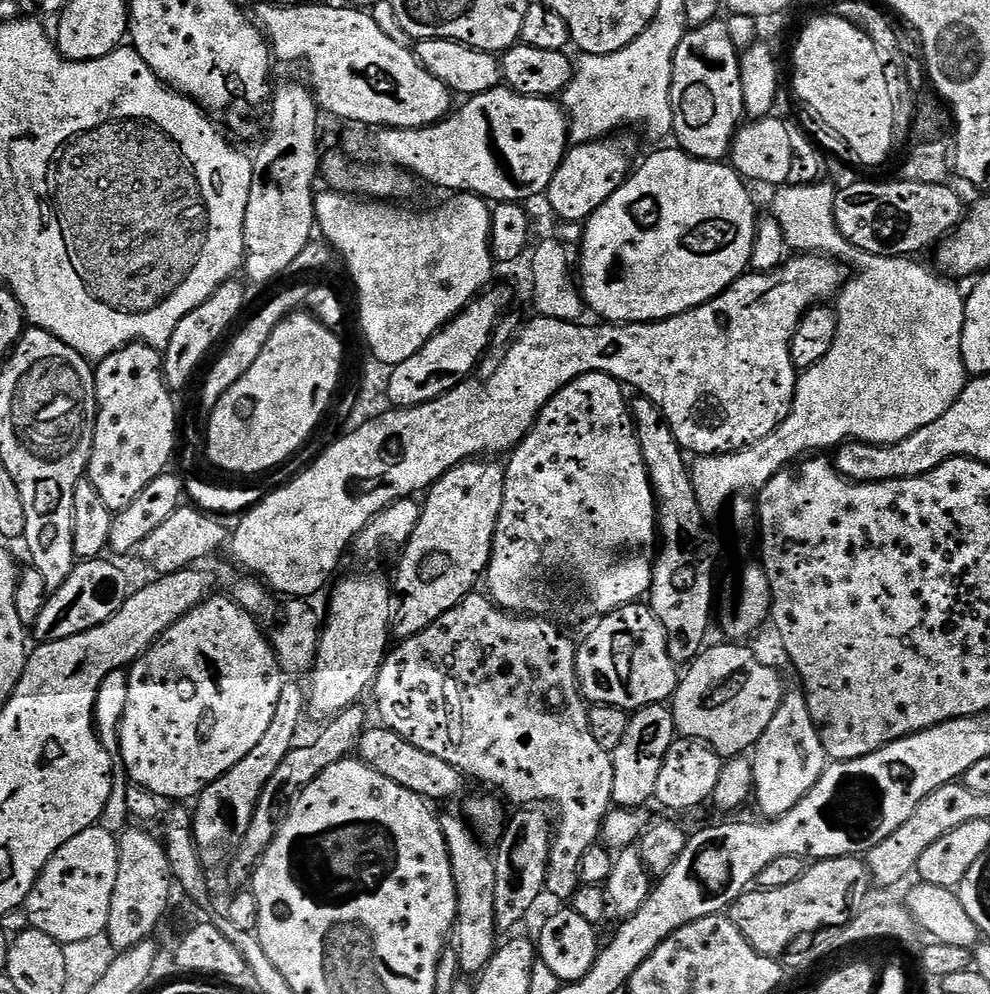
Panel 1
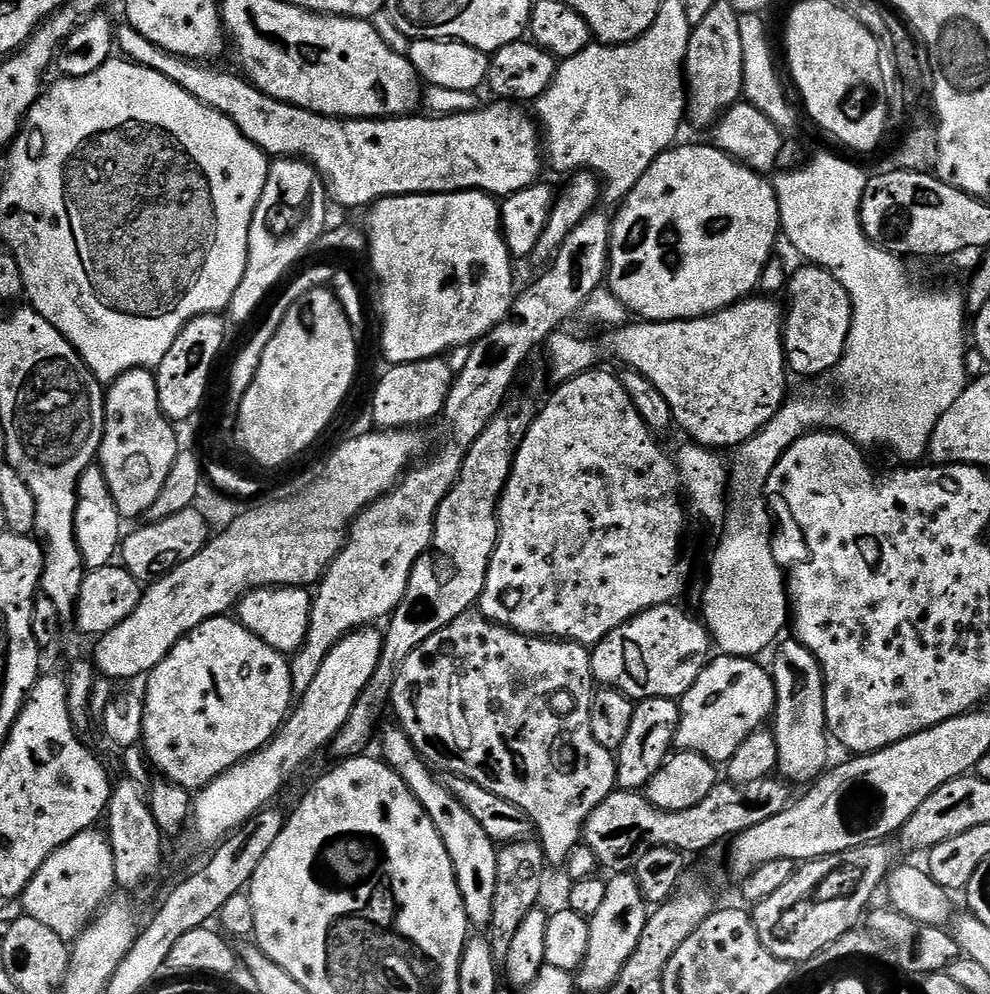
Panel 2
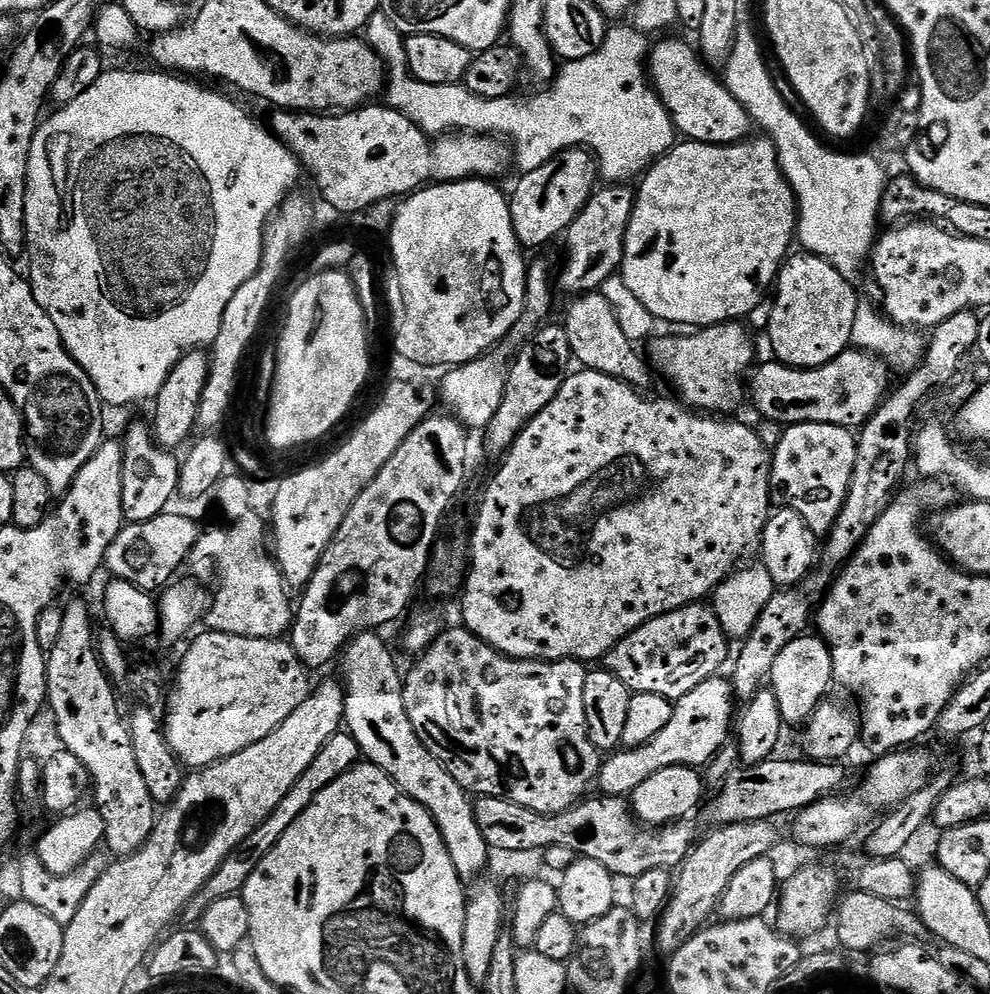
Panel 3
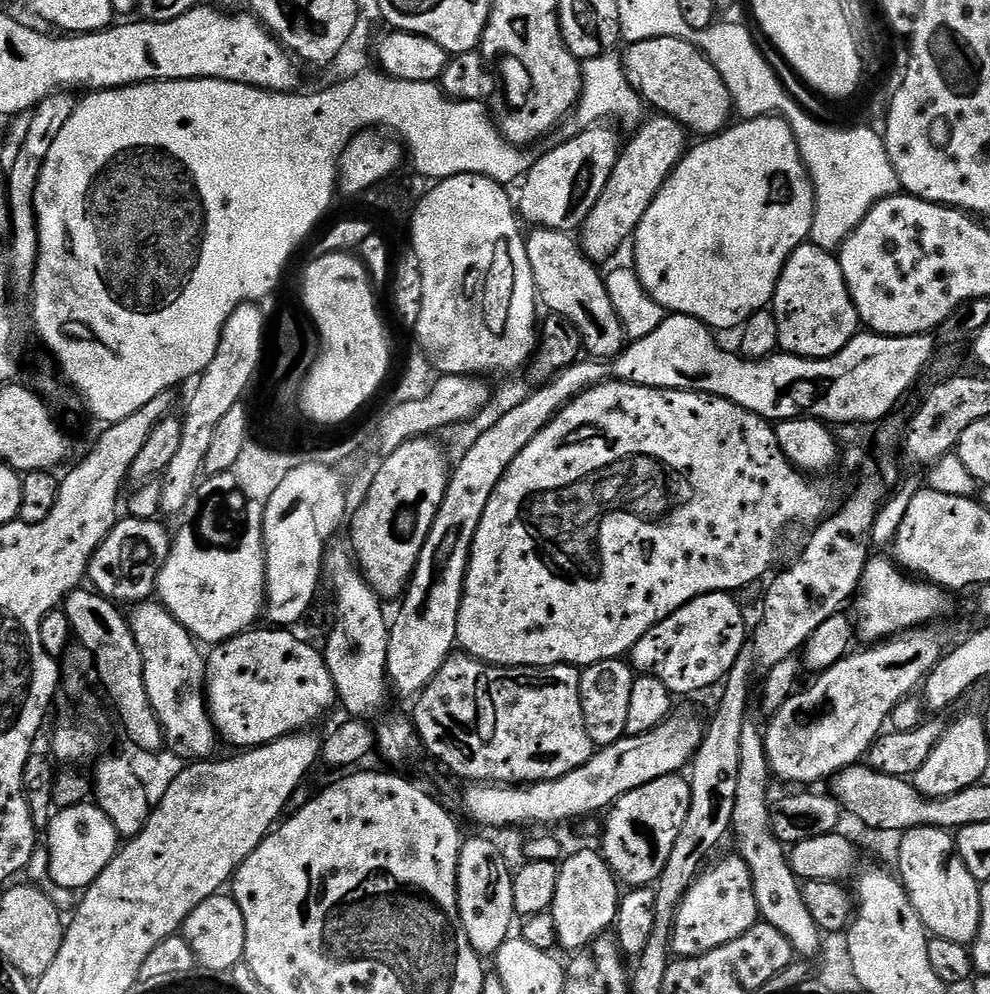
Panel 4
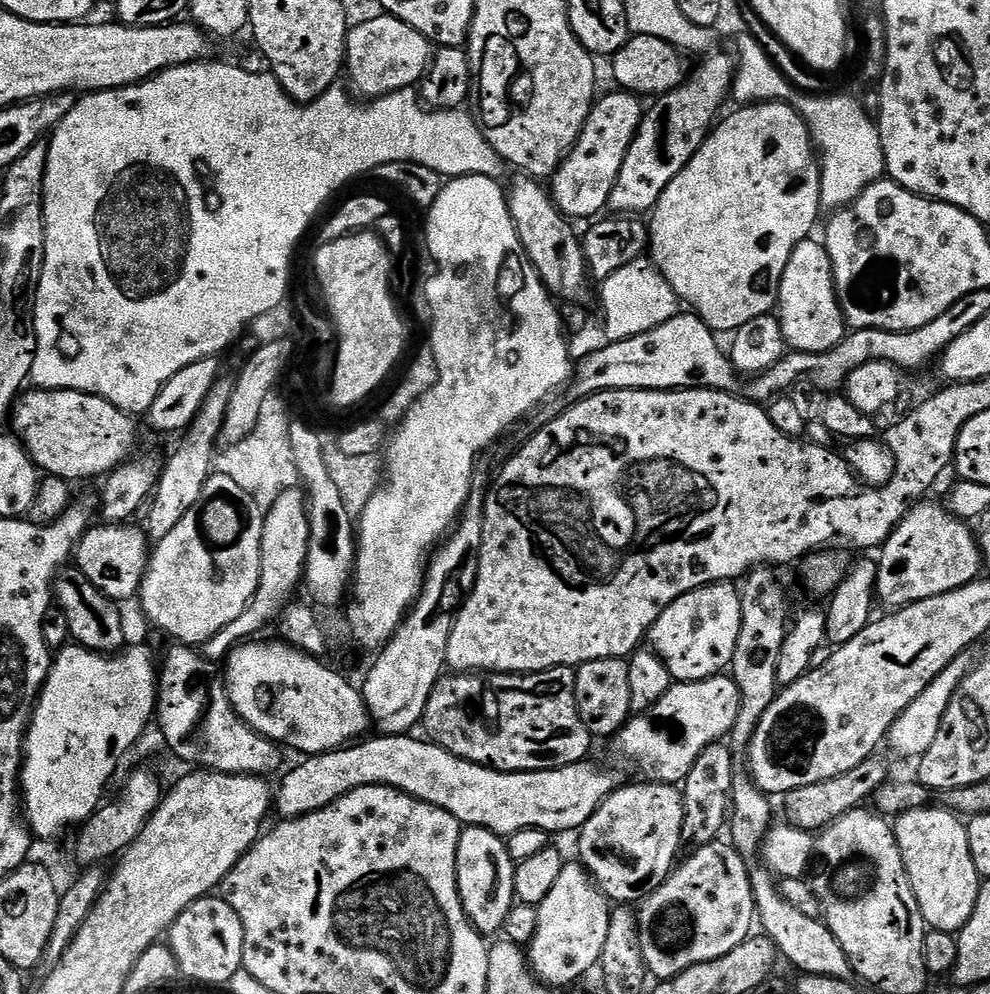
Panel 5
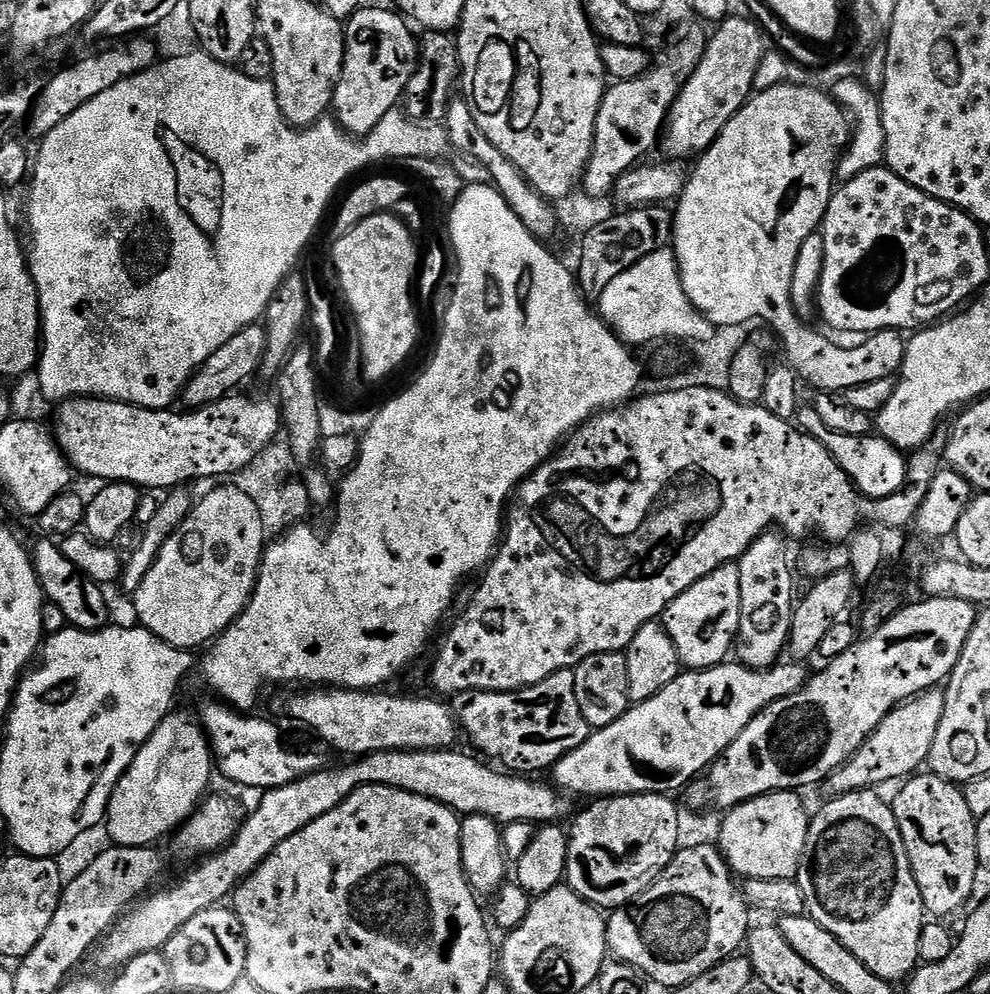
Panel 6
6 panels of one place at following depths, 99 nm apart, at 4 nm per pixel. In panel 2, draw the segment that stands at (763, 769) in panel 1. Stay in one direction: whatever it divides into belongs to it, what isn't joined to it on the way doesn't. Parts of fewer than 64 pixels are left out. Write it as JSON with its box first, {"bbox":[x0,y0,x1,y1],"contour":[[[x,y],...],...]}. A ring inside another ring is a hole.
{"bbox":[770,638,830,782],"contour":[[[795,638],[781,639],[775,652],[770,671],[772,681],[776,683],[776,711],[770,730],[776,735],[778,772],[788,782],[812,782],[825,771],[829,763],[830,737],[824,709],[824,676],[814,654]]]}

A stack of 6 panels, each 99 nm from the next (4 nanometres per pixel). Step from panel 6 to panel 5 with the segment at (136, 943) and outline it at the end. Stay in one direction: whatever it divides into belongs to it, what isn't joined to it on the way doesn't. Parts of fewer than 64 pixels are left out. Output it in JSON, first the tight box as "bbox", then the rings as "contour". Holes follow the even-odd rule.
{"bbox":[274,734,618,838],"contour":[[[379,734],[373,735],[373,740],[369,738],[361,739],[359,742],[353,743],[351,746],[345,746],[342,748],[335,748],[333,752],[323,752],[317,756],[309,756],[301,759],[301,764],[281,782],[280,788],[278,784],[278,791],[274,796],[274,808],[278,813],[281,812],[281,817],[284,818],[295,818],[298,816],[309,816],[311,812],[317,812],[322,810],[326,806],[330,806],[338,798],[342,798],[346,794],[350,794],[354,790],[358,790],[362,786],[390,786],[396,788],[399,792],[405,792],[407,796],[412,796],[415,800],[421,800],[426,802],[430,806],[438,806],[442,810],[446,810],[451,814],[457,822],[462,826],[469,828],[485,828],[491,832],[496,832],[498,835],[505,838],[509,838],[515,835],[516,832],[526,831],[528,828],[536,828],[538,831],[546,831],[549,834],[556,834],[556,832],[572,832],[575,833],[577,830],[584,827],[585,822],[595,814],[600,807],[602,802],[606,802],[606,798],[610,798],[612,793],[616,791],[618,787],[618,781],[616,776],[612,772],[607,772],[604,768],[587,768],[587,763],[581,762],[579,764],[571,764],[565,768],[555,768],[554,770],[542,770],[541,772],[500,772],[497,768],[487,768],[481,764],[475,764],[469,760],[463,760],[458,758],[454,754],[450,754],[450,750],[446,750],[441,744],[435,742],[429,742],[427,739],[419,740],[416,734],[405,734],[403,736],[382,736]]]}

